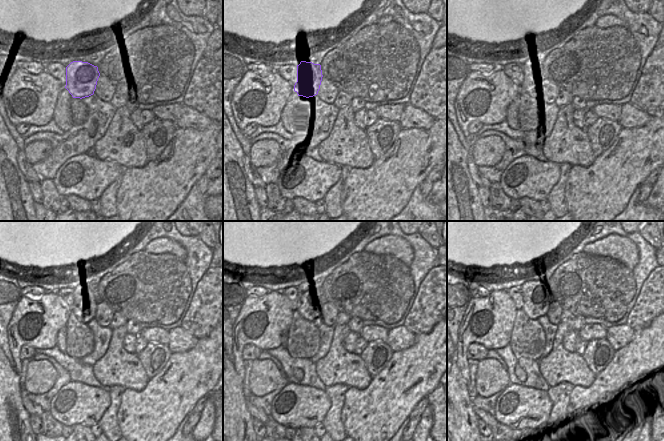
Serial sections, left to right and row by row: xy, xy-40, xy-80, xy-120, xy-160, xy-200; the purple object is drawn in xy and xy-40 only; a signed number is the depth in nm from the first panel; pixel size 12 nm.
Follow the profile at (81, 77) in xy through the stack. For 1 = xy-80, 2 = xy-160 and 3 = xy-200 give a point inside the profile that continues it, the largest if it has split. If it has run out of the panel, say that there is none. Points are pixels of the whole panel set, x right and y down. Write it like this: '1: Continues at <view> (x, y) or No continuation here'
1: Continues at xy-80 (526, 87)
2: Continues at xy-160 (303, 310)
3: Continues at xy-200 (534, 307).

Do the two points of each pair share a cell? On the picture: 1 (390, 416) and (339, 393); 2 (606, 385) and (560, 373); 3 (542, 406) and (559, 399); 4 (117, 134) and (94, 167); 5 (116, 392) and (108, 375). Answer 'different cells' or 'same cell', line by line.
1: different cells
2: different cells
3: different cells
4: different cells
5: different cells

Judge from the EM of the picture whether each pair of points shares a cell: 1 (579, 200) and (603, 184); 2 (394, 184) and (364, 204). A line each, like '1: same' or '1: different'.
1: same
2: same

